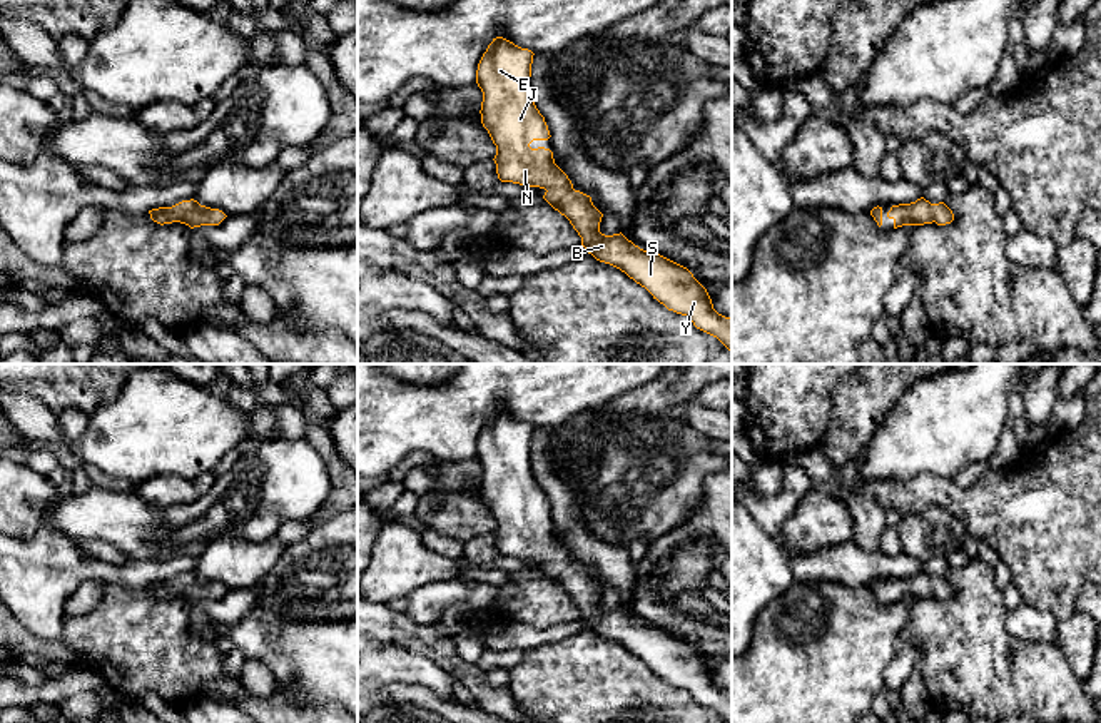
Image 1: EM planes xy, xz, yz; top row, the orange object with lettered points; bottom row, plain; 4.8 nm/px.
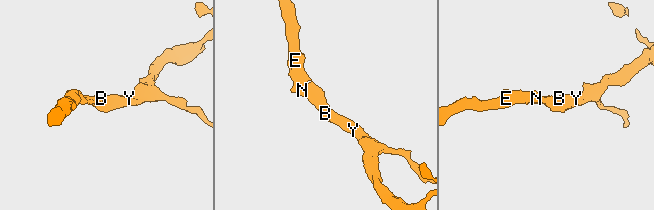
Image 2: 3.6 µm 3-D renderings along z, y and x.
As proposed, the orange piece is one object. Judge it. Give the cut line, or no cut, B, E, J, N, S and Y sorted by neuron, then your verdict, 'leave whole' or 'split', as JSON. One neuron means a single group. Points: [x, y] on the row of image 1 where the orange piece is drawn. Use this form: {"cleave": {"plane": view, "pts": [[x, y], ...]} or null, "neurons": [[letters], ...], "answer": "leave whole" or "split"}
{"cleave": null, "neurons": [["B", "E", "J", "N", "S", "Y"]], "answer": "leave whole"}

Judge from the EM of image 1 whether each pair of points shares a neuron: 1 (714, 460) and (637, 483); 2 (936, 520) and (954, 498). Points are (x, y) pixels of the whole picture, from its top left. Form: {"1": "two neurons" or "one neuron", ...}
{"1": "one neuron", "2": "two neurons"}

